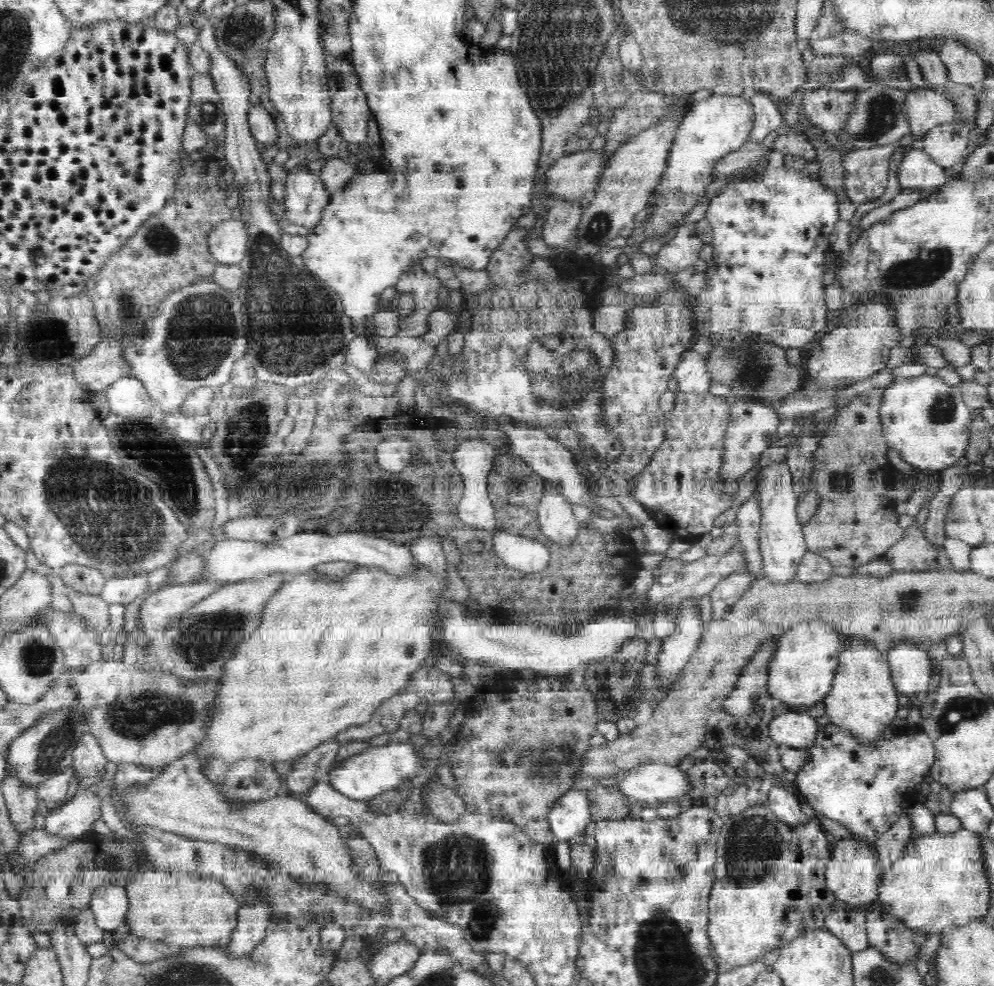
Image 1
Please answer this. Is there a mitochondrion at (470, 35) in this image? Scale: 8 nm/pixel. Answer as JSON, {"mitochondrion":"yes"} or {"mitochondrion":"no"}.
{"mitochondrion":"no"}

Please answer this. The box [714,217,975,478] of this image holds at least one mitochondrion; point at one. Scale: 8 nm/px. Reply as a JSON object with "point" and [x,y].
{"point":[901,278]}

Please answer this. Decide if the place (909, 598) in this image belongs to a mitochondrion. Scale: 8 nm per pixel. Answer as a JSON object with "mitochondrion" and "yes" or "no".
{"mitochondrion":"yes"}

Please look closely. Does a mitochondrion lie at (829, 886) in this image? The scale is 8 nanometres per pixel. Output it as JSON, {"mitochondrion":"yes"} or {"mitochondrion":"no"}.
{"mitochondrion":"no"}

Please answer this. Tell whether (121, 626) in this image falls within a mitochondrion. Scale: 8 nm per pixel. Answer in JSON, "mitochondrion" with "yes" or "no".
{"mitochondrion":"no"}

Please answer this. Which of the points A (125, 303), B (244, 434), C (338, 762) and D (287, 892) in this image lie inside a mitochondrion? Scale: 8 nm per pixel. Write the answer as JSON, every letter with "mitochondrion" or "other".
{"A":"mitochondrion","B":"mitochondrion","C":"other","D":"mitochondrion"}

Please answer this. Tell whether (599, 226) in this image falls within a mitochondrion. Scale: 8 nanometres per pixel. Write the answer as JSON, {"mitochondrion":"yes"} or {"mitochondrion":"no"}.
{"mitochondrion":"yes"}

